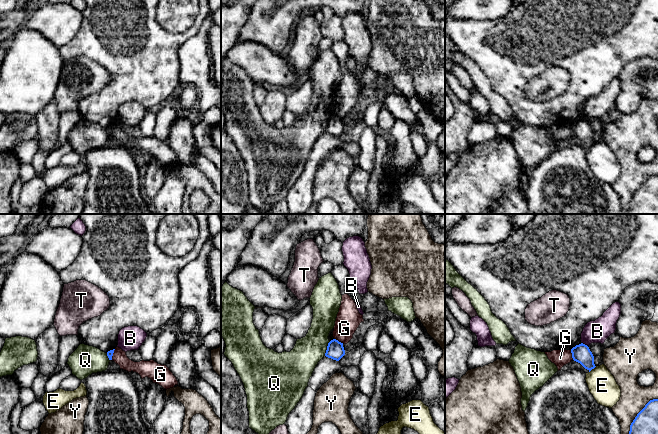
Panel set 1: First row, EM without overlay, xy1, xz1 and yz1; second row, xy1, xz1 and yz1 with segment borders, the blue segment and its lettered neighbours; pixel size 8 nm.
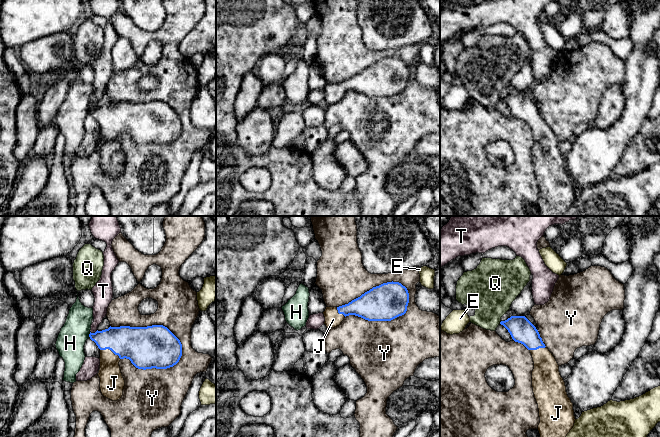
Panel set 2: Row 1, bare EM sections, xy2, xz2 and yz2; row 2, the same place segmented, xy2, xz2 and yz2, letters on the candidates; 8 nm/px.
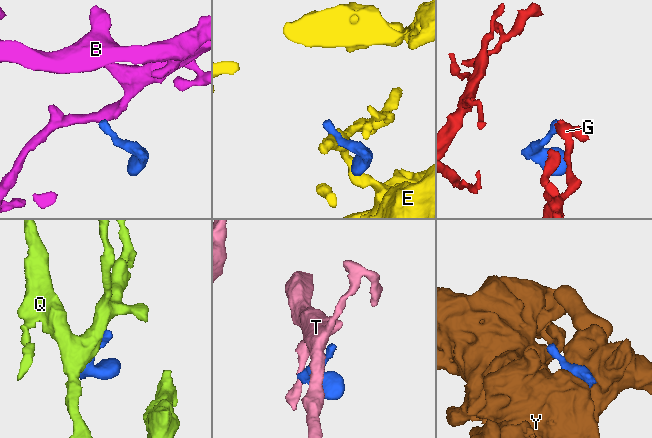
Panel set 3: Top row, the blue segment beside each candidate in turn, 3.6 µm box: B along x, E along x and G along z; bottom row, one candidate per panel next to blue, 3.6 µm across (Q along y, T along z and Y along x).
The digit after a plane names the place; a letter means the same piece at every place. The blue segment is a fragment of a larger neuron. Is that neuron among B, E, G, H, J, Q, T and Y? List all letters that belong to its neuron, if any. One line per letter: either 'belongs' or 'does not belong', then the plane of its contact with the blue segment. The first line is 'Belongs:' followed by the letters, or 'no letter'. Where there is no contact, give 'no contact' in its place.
Belongs: J
B: does not belong | yz1
E: does not belong | yz1
G: does not belong | yz1
H: does not belong | xy2
J: belongs | xy2
Q: does not belong | xz1
T: does not belong | xy2
Y: does not belong | xz2

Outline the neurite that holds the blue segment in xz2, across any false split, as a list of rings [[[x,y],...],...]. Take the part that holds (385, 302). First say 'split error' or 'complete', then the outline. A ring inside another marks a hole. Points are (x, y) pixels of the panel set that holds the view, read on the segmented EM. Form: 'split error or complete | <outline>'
split error | [[[387,282],[373,287],[348,304],[326,307],[324,324],[327,329],[335,328],[349,315],[368,321],[391,321],[406,313],[408,303],[407,288],[399,282]]]

